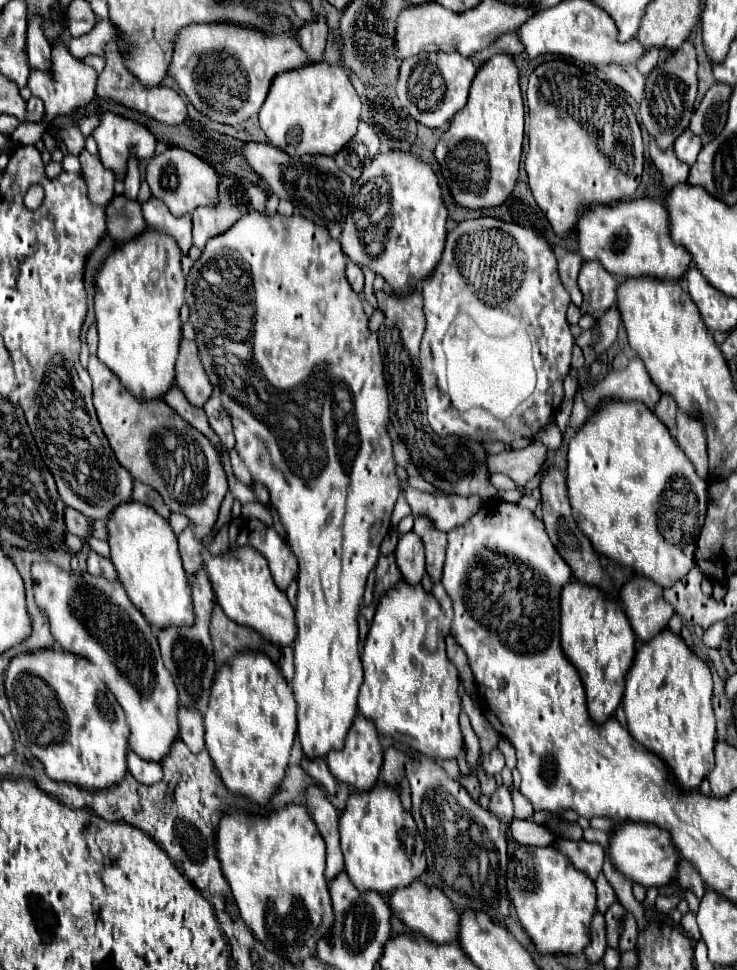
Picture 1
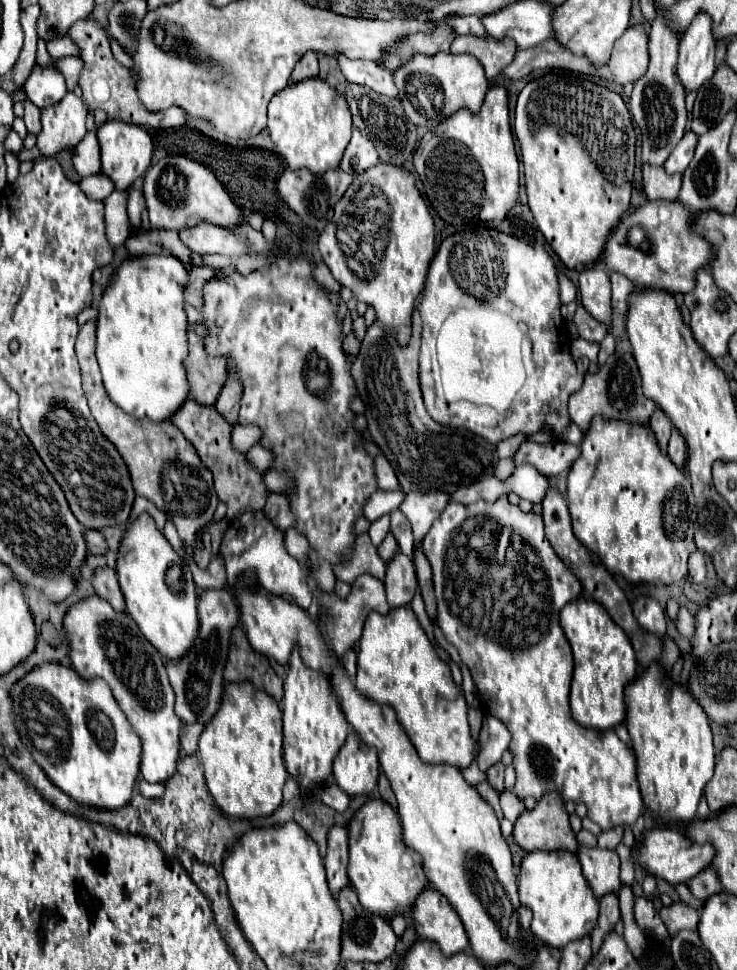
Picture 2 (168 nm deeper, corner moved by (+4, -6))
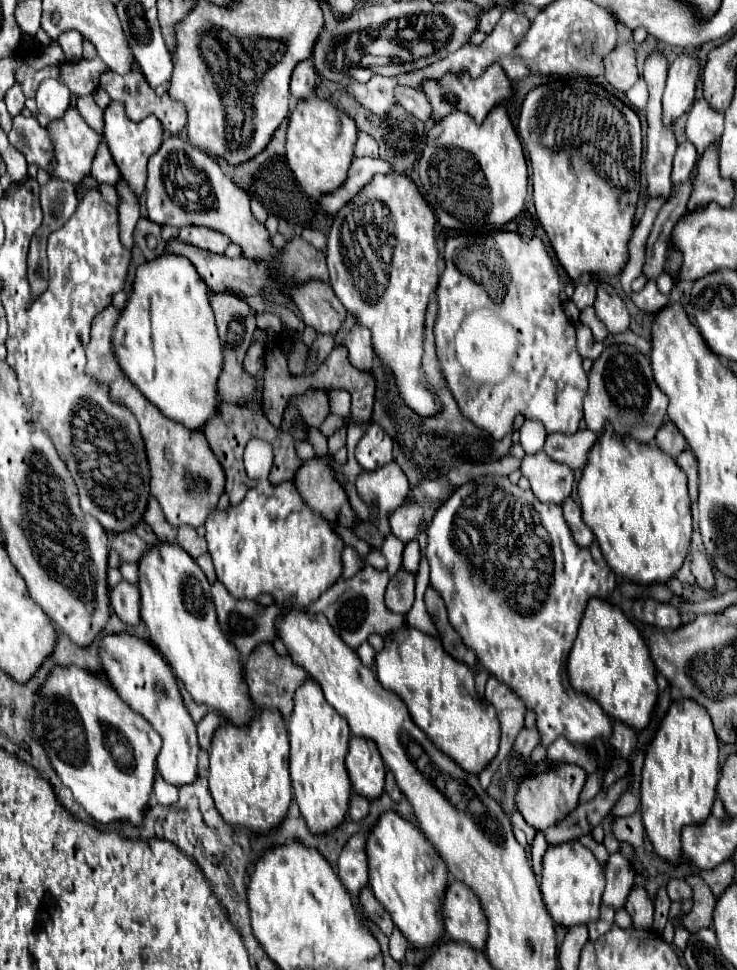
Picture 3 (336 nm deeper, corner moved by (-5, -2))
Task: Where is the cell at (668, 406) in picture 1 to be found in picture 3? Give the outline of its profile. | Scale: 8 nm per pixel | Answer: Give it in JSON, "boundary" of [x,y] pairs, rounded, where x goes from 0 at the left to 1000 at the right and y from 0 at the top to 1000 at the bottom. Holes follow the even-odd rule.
{"boundary":[[[905,432],[902,438],[894,442],[894,446],[891,446],[891,451],[889,451],[889,457],[891,457],[891,461],[894,461],[900,467],[910,469],[913,473],[932,463],[929,451],[921,446],[921,442],[919,442],[908,432]]]}

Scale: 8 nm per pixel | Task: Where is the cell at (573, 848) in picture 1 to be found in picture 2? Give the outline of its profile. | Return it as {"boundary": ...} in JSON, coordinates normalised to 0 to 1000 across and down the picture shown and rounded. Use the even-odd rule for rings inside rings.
{"boundary":[[[784,871],[782,884],[784,884],[784,888],[792,896],[792,904],[801,910],[809,925],[817,925],[828,919],[839,921],[844,910],[839,906],[841,888],[839,888],[836,877]]]}

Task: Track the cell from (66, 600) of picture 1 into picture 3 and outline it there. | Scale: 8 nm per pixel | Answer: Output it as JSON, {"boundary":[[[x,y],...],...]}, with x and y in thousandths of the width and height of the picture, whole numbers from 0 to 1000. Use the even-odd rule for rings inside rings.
{"boundary":[[[145,655],[137,661],[137,684],[140,692],[148,700],[148,704],[161,712],[164,721],[175,725],[180,733],[194,737],[208,752],[218,758],[221,770],[213,780],[213,793],[221,799],[221,803],[237,811],[262,807],[267,803],[267,778],[270,778],[270,766],[267,766],[267,754],[265,745],[259,743],[259,737],[254,735],[237,696],[232,696],[232,688],[227,688],[227,681],[216,675],[216,671],[208,669],[205,663],[175,655]]]}

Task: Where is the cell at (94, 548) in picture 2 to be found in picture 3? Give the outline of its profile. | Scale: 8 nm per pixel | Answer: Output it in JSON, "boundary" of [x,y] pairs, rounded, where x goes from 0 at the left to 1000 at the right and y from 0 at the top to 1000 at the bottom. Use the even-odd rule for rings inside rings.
{"boundary":[[[167,547],[161,552],[148,552],[148,560],[164,572],[164,576],[170,580],[186,580],[199,568],[199,560],[194,556],[189,556],[180,547]]]}

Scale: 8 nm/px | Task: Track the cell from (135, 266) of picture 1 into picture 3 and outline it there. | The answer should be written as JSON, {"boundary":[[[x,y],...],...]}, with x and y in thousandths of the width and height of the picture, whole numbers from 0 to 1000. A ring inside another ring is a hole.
{"boundary":[[[218,263],[210,269],[194,271],[186,277],[180,300],[153,341],[156,366],[164,380],[191,401],[191,405],[221,428],[248,434],[256,442],[275,442],[297,420],[294,391],[303,382],[303,360],[297,354],[289,319],[284,314],[284,296],[270,288],[270,281],[256,267],[243,263]]]}

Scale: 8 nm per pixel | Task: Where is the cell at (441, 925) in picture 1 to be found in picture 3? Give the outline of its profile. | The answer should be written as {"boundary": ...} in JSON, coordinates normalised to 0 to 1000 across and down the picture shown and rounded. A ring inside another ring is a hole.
{"boundary":[[[612,908],[601,925],[601,954],[615,970],[634,972],[647,980],[658,978],[661,945],[650,925],[623,908]]]}

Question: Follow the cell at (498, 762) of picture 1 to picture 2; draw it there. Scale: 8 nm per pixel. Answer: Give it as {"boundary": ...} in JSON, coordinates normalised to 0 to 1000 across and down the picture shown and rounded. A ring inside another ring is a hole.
{"boundary":[[[659,739],[651,760],[649,760],[649,791],[651,795],[662,795],[668,789],[673,789],[681,782],[681,776],[689,772],[692,756],[676,741]]]}

